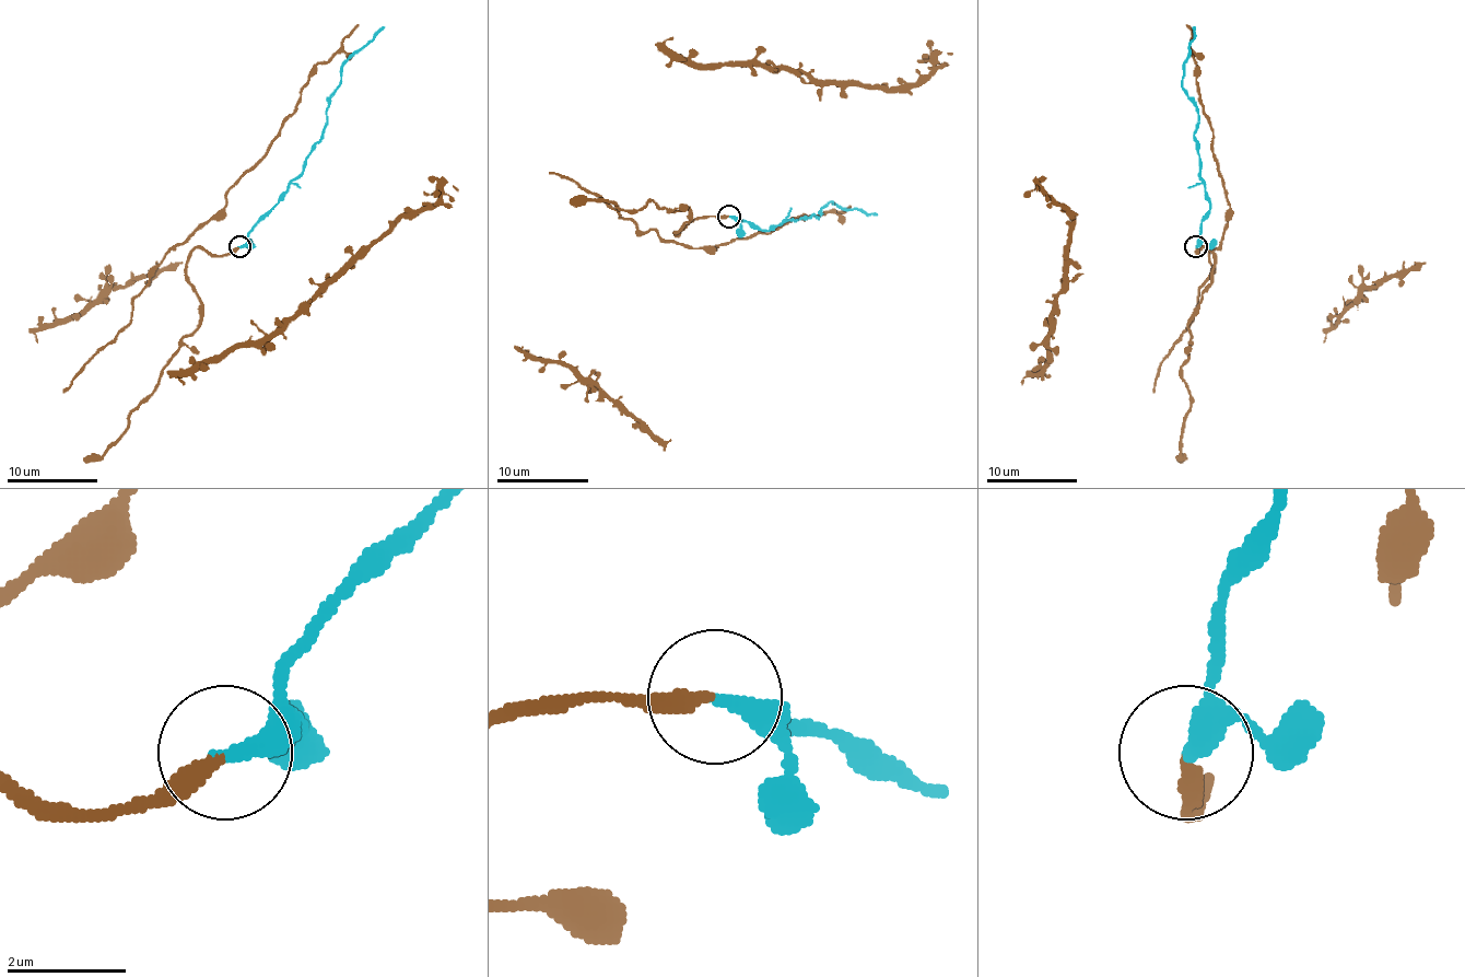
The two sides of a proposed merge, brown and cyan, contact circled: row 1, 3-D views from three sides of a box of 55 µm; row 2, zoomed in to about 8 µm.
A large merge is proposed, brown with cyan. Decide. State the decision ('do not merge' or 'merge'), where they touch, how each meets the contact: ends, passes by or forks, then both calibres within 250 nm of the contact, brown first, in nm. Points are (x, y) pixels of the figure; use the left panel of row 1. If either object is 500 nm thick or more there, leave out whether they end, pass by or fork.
merge; at (239, 246); brown ends there; cyan ends there; 280 nm thick on the brown side, 300 nm on the other

